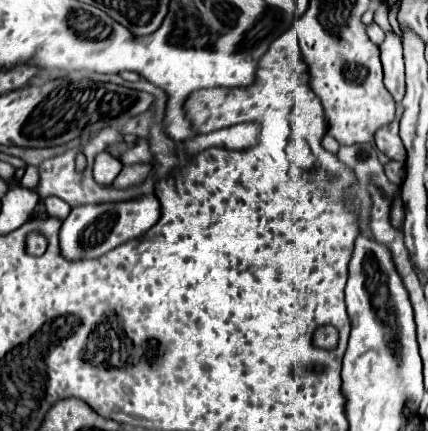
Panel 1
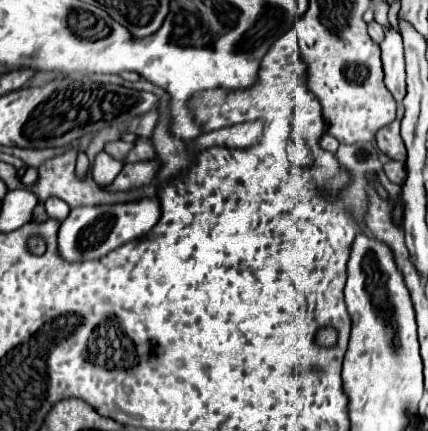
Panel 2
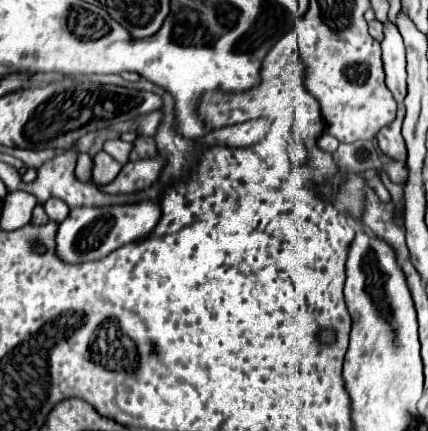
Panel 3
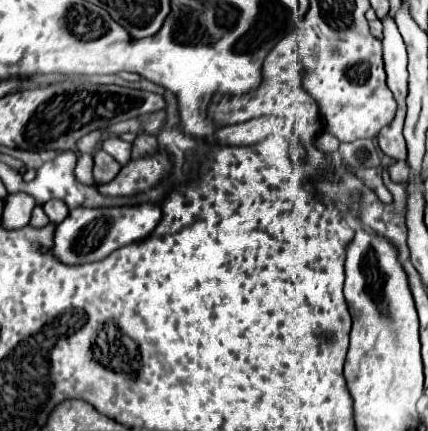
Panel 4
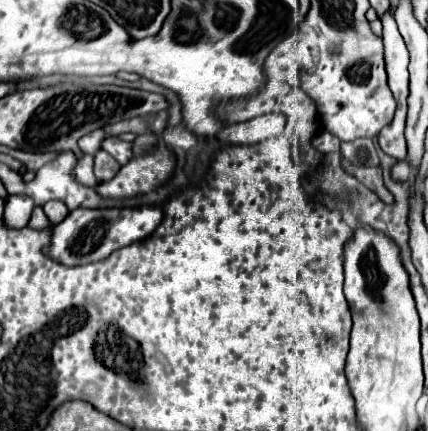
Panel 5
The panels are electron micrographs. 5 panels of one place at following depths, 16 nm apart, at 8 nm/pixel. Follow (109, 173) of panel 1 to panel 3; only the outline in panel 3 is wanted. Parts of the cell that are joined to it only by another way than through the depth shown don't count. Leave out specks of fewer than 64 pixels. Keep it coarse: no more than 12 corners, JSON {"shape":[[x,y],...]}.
{"shape":[[104,150],[94,156],[94,182],[112,182],[122,165]]}

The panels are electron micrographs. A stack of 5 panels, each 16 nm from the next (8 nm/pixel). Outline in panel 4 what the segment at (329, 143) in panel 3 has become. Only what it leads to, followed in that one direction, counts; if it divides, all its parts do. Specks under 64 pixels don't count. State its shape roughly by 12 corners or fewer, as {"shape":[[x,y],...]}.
{"shape":[[322,132],[316,136],[314,146],[326,154],[336,152],[340,140]]}

